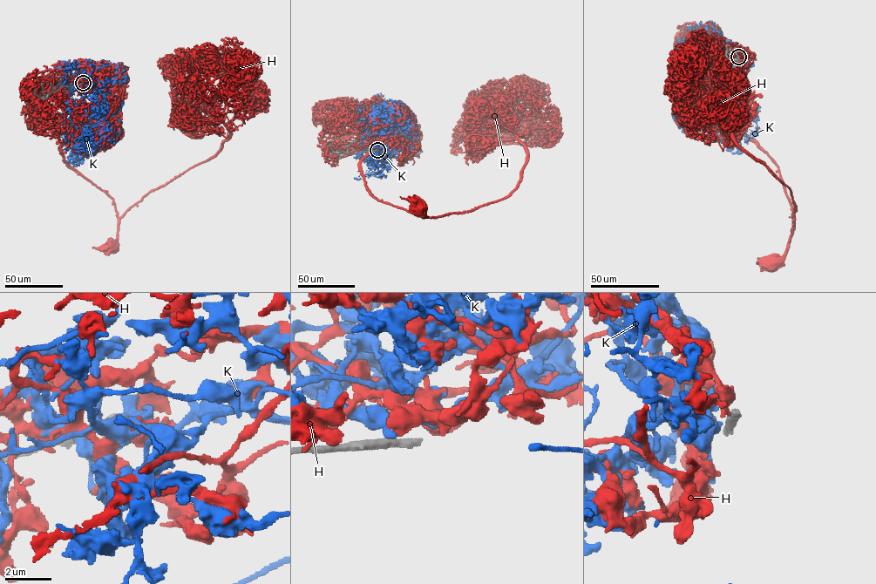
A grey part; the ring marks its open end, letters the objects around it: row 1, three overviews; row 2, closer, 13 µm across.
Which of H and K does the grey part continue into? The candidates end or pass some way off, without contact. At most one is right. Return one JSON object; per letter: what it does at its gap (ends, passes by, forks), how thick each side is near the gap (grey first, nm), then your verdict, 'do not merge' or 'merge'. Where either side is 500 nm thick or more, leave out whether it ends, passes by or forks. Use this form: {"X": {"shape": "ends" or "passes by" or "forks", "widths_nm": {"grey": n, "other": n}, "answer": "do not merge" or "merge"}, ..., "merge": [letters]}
{"H": {"widths_nm": {"grey": 300, "other": 500}, "answer": "do not merge"}, "K": {"shape": "ends", "widths_nm": {"grey": 300, "other": 420}, "answer": "do not merge"}, "merge": []}

